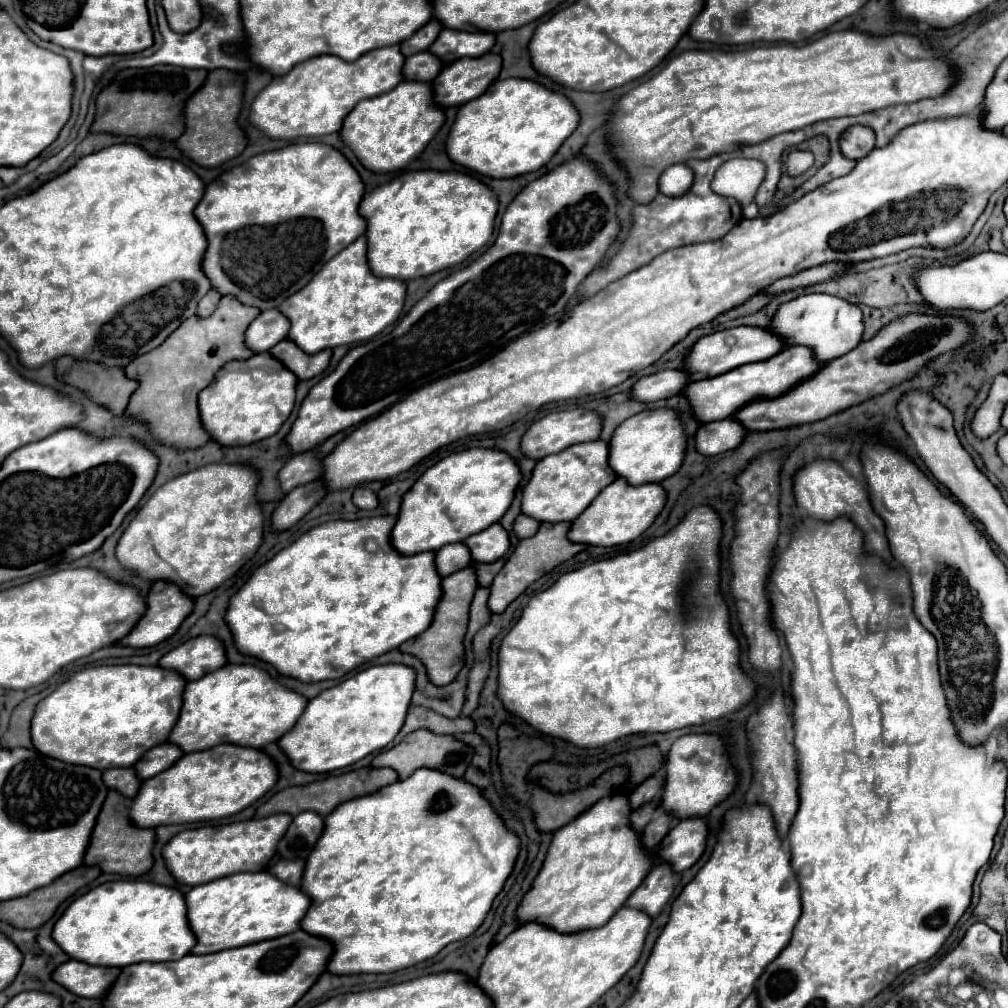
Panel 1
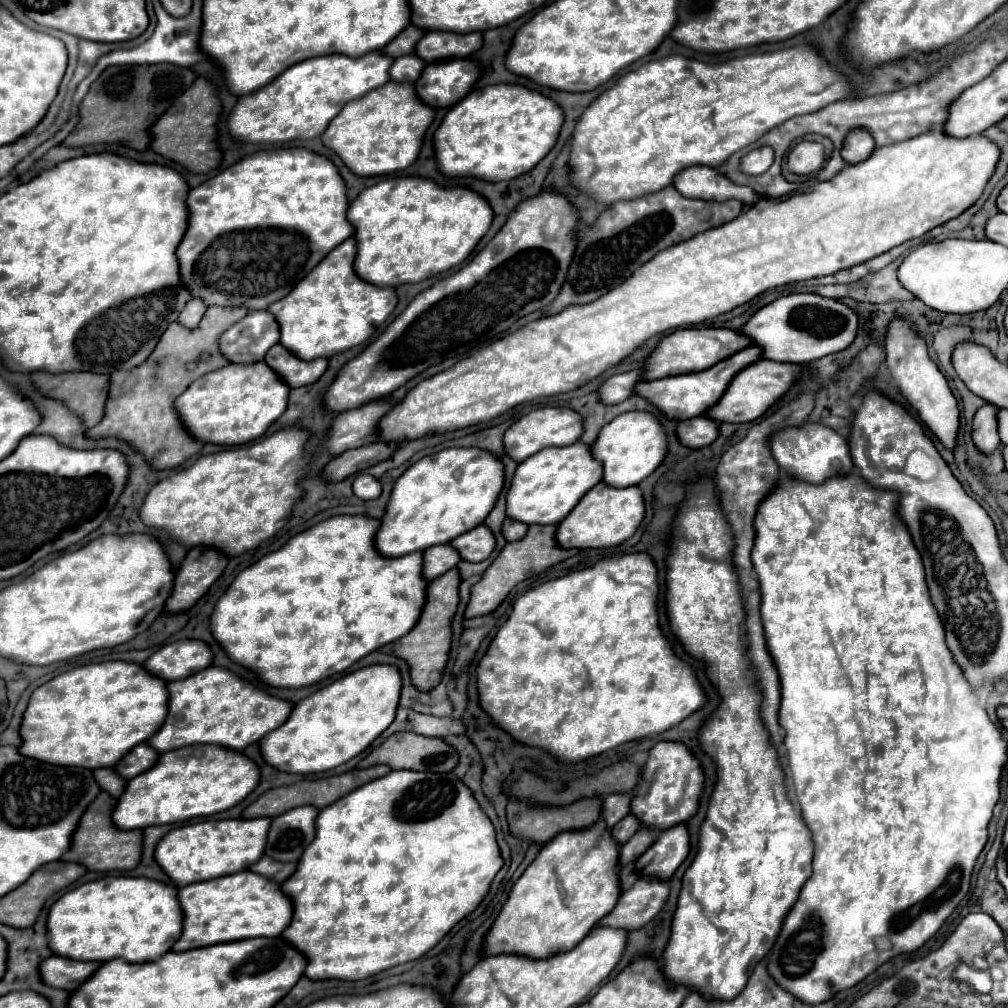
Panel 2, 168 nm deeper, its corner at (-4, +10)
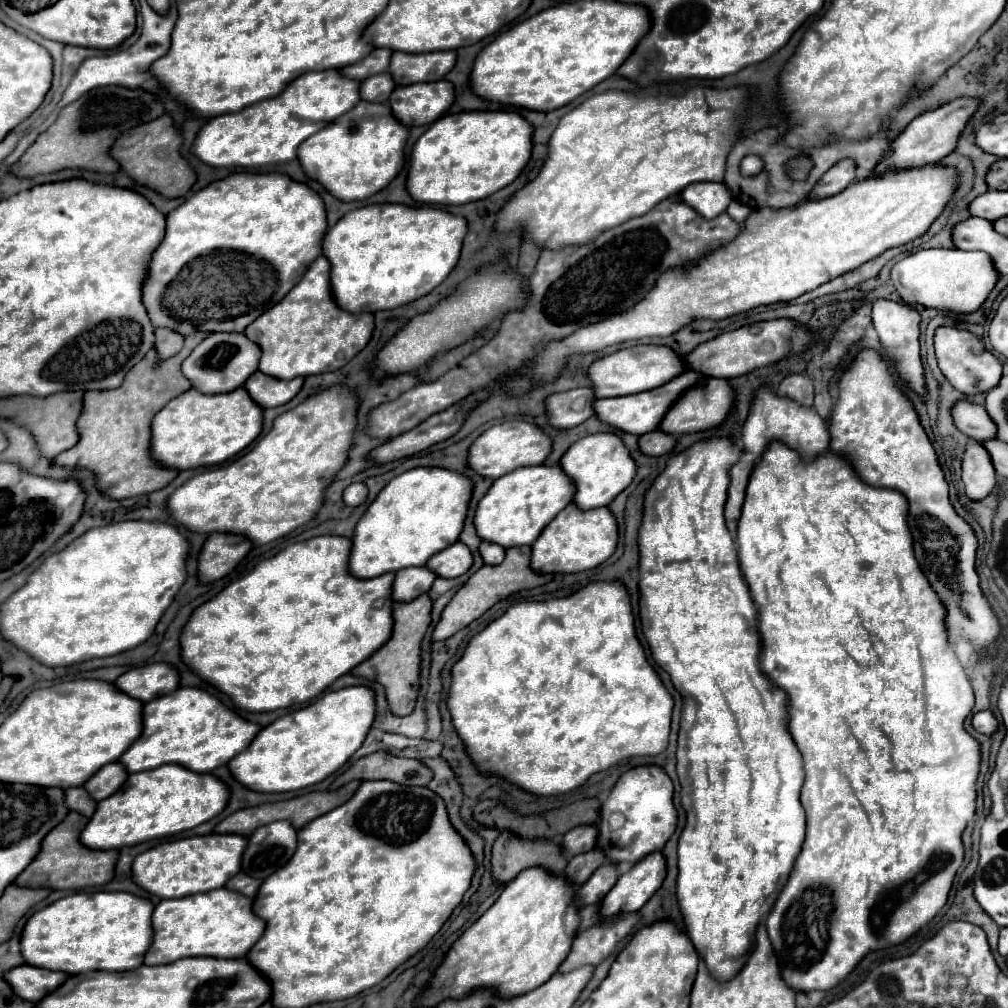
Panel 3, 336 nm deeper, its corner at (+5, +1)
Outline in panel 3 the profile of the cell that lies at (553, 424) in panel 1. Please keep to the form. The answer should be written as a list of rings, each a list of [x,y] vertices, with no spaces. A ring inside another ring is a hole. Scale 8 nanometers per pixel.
[[[505,421],[493,425],[485,433],[481,433],[467,451],[467,465],[481,477],[499,479],[519,467],[533,467],[541,465],[549,455],[549,437],[537,427],[527,421]]]

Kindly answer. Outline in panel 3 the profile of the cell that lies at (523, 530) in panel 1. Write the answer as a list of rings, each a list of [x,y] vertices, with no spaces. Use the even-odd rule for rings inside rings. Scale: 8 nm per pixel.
[[[481,543],[479,551],[481,551],[481,557],[483,557],[485,565],[499,565],[505,557],[505,549],[503,547],[493,547],[493,543]]]

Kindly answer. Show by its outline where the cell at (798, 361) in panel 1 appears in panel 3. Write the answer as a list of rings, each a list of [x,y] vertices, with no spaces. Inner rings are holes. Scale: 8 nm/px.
[[[689,371],[673,377],[669,383],[643,391],[643,393],[635,393],[635,395],[625,395],[625,397],[611,397],[611,399],[595,399],[593,403],[593,413],[597,419],[605,421],[611,427],[621,429],[623,433],[631,433],[631,435],[643,435],[649,431],[657,429],[657,423],[661,423],[661,415],[665,415],[665,411],[669,409],[669,403],[673,403],[673,399],[677,399],[677,395],[681,395],[681,391],[685,391],[685,387],[689,387],[689,383],[693,383],[693,379],[699,379],[701,375],[689,375]]]

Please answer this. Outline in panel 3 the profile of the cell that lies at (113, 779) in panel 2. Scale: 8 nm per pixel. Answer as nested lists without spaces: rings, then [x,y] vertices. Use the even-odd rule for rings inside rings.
[[[73,787],[65,791],[65,805],[69,807],[69,811],[75,811],[83,817],[91,817],[97,803],[93,799],[89,799],[89,793],[83,787]]]

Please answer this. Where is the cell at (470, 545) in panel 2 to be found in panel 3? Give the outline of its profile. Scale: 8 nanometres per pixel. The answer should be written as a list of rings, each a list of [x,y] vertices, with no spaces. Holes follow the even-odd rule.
[[[453,543],[451,547],[439,551],[437,555],[433,555],[425,567],[429,571],[433,571],[437,577],[445,577],[445,579],[453,579],[463,575],[473,563],[471,551],[463,545],[463,543]]]

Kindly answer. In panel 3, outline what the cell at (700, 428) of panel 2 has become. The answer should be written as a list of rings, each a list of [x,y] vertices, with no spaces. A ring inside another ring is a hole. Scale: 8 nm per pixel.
[[[651,431],[651,433],[645,433],[639,437],[641,453],[651,455],[651,457],[659,457],[659,455],[669,453],[673,449],[673,445],[675,445],[675,437],[665,435],[661,431]]]

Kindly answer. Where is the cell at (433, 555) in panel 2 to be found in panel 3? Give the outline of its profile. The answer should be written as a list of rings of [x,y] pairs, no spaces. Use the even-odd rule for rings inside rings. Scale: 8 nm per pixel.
[[[425,567],[401,569],[401,571],[395,573],[395,581],[393,581],[393,589],[391,589],[391,599],[395,603],[413,601],[417,595],[427,593],[433,581],[435,581],[435,575],[429,573],[429,569],[425,569]]]

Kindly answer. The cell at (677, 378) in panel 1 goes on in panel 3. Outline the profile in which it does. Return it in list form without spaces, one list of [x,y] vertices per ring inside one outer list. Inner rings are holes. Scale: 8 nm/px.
[[[571,389],[565,393],[553,393],[545,399],[545,413],[549,425],[555,429],[569,429],[593,415],[593,391]]]

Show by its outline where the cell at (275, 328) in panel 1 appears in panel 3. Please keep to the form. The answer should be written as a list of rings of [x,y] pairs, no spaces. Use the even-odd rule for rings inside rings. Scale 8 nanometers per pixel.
[[[217,333],[205,337],[193,351],[191,355],[183,361],[181,371],[185,379],[191,383],[193,389],[199,393],[229,393],[235,391],[245,383],[245,379],[257,371],[261,357],[261,349],[249,341],[243,333],[241,335],[229,335],[229,333]]]

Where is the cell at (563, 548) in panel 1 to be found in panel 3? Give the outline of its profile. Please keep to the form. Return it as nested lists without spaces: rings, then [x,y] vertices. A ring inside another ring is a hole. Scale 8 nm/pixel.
[[[513,547],[505,553],[505,561],[501,565],[481,567],[477,573],[473,573],[469,577],[469,581],[453,595],[453,599],[443,609],[441,619],[435,625],[431,641],[443,641],[443,639],[453,637],[457,631],[467,627],[471,621],[481,617],[489,607],[493,607],[497,601],[509,597],[511,593],[517,593],[517,591],[523,591],[523,589],[533,589],[533,587],[549,583],[551,575],[539,575],[539,573],[531,571],[529,561],[531,561],[531,547]]]

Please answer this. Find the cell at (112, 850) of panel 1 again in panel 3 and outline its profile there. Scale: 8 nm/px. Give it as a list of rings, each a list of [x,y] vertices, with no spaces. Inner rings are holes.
[[[69,813],[57,827],[53,827],[41,845],[41,851],[33,859],[33,863],[15,879],[15,885],[29,889],[83,889],[83,887],[101,887],[109,883],[115,875],[117,851],[93,851],[79,843],[79,833],[87,825],[87,817]]]

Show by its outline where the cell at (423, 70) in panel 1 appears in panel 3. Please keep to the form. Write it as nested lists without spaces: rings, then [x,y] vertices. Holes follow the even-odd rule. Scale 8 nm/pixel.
[[[379,73],[373,77],[367,77],[361,81],[359,85],[359,95],[363,101],[371,101],[371,103],[385,103],[385,99],[389,99],[389,91],[393,91],[395,83],[389,83],[389,75]]]

